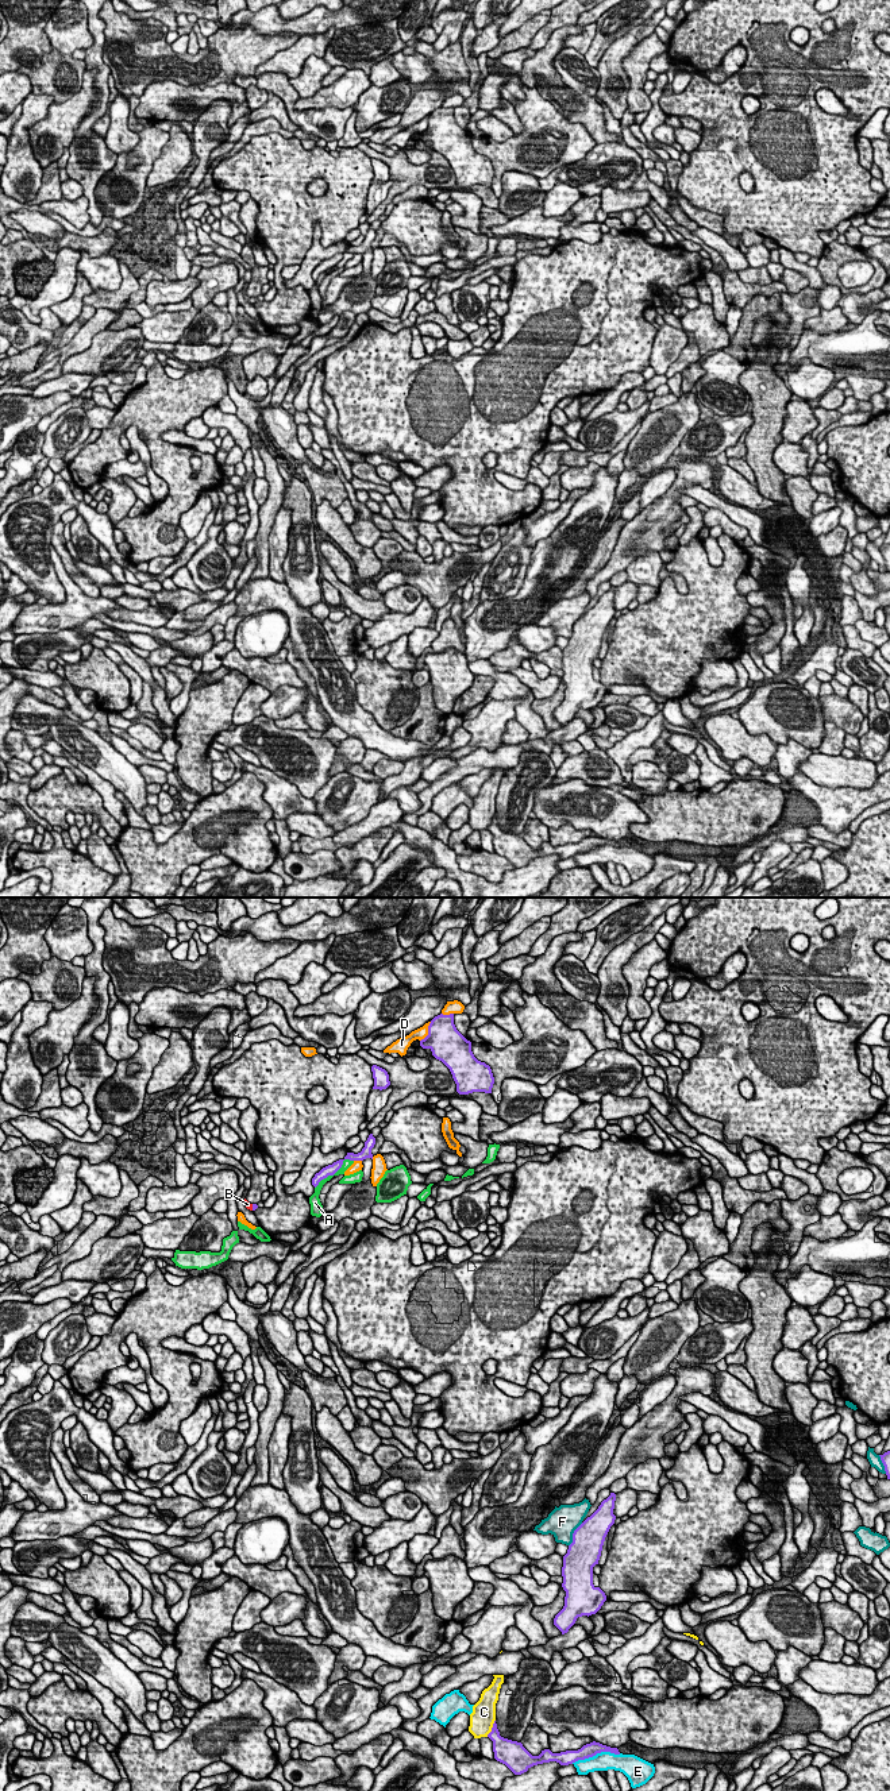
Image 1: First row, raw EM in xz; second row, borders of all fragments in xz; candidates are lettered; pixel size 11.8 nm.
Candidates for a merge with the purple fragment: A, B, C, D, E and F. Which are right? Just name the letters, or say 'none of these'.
B

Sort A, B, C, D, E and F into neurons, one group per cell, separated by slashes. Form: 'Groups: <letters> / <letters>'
Groups: A / B / C / D / E / F

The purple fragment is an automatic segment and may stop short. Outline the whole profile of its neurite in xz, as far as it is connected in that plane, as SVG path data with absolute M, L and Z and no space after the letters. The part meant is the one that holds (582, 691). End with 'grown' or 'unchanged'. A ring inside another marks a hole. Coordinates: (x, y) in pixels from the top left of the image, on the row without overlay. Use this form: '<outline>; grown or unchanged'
M610 586L598 602L574 624L573 636L563 649L562 680L566 684L565 699L554 711L554 718L562 727L569 725L578 710L596 707L606 694L605 686L593 678L593 660L598 657L605 630L616 613L613 607L614 594L616 587Z; unchanged

